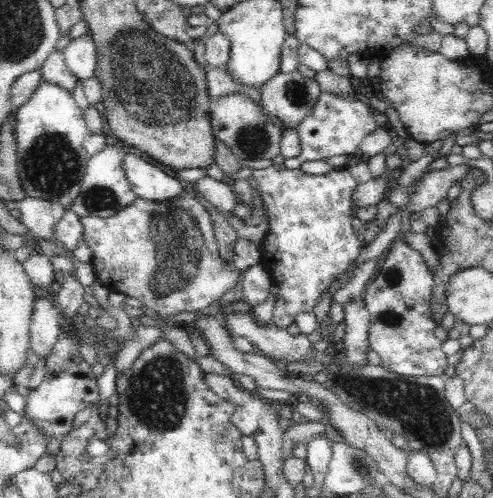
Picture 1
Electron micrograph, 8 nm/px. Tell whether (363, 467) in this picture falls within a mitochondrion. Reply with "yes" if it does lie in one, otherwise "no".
yes

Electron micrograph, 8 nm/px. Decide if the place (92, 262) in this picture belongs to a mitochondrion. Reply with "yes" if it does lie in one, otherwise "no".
no

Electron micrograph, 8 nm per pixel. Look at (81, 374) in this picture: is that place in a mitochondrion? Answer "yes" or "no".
no

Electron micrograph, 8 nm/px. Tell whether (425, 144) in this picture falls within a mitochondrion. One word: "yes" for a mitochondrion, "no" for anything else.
no

